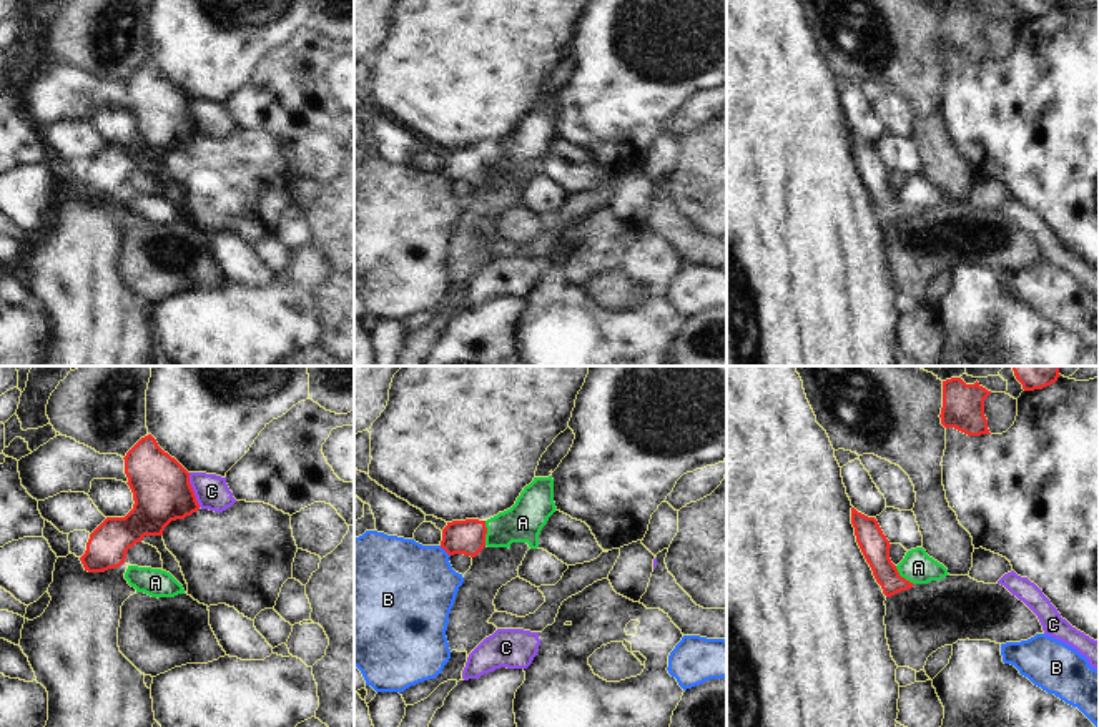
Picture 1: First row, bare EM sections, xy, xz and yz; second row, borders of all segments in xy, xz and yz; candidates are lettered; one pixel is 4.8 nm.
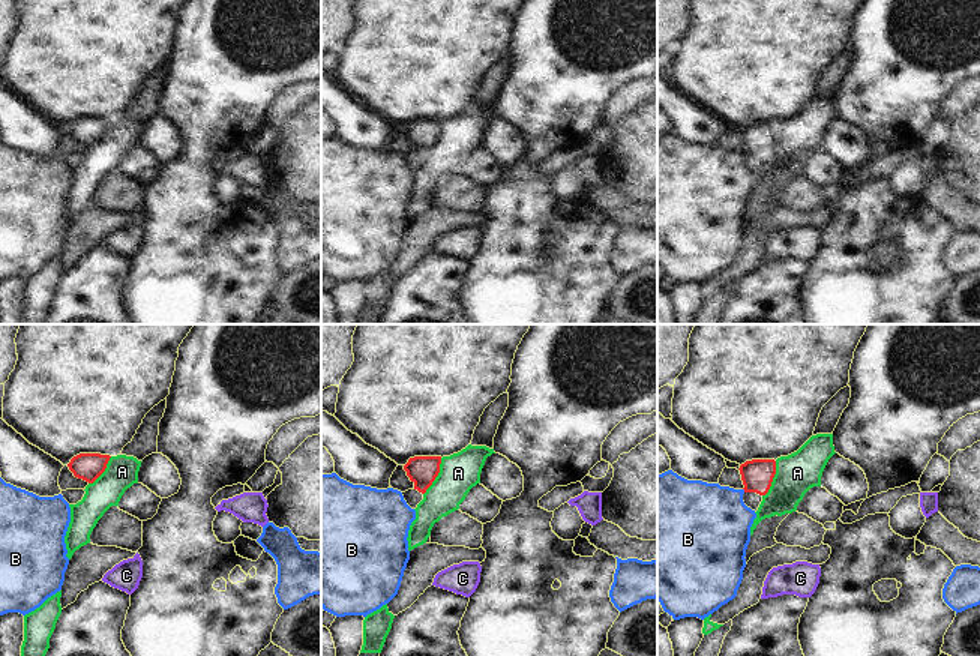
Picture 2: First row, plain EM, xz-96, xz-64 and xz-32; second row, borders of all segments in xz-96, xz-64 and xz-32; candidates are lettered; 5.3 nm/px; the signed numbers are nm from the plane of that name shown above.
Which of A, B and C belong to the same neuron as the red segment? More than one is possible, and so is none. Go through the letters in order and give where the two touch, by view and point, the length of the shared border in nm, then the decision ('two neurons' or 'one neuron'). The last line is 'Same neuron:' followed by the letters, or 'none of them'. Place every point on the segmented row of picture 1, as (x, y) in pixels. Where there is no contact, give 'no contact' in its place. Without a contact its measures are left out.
A: meets red in xz at (486, 533); contact 120 nm long; two neurons
B: meets red in xz at (444, 549); contact 80 nm long; two neurons
C: meets red in xy at (192, 489); contact 180 nm long; two neurons
Same neuron: none of them

